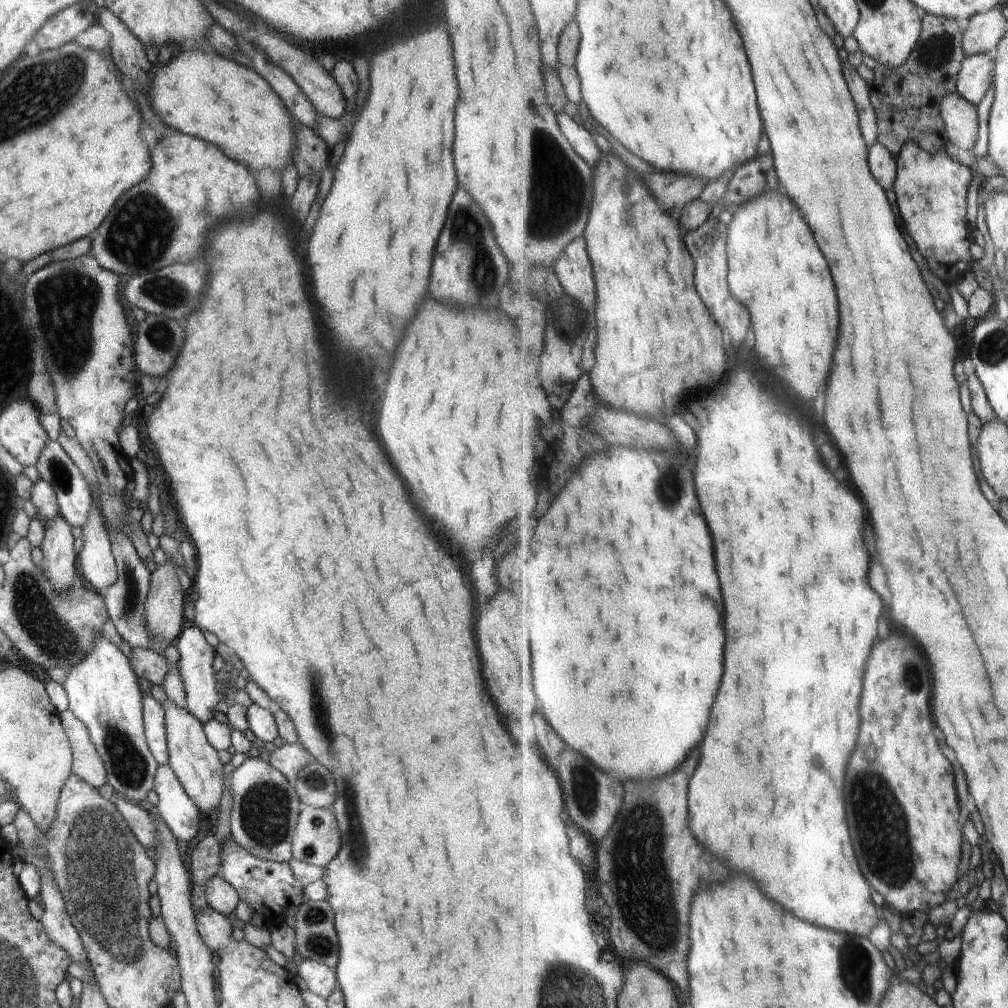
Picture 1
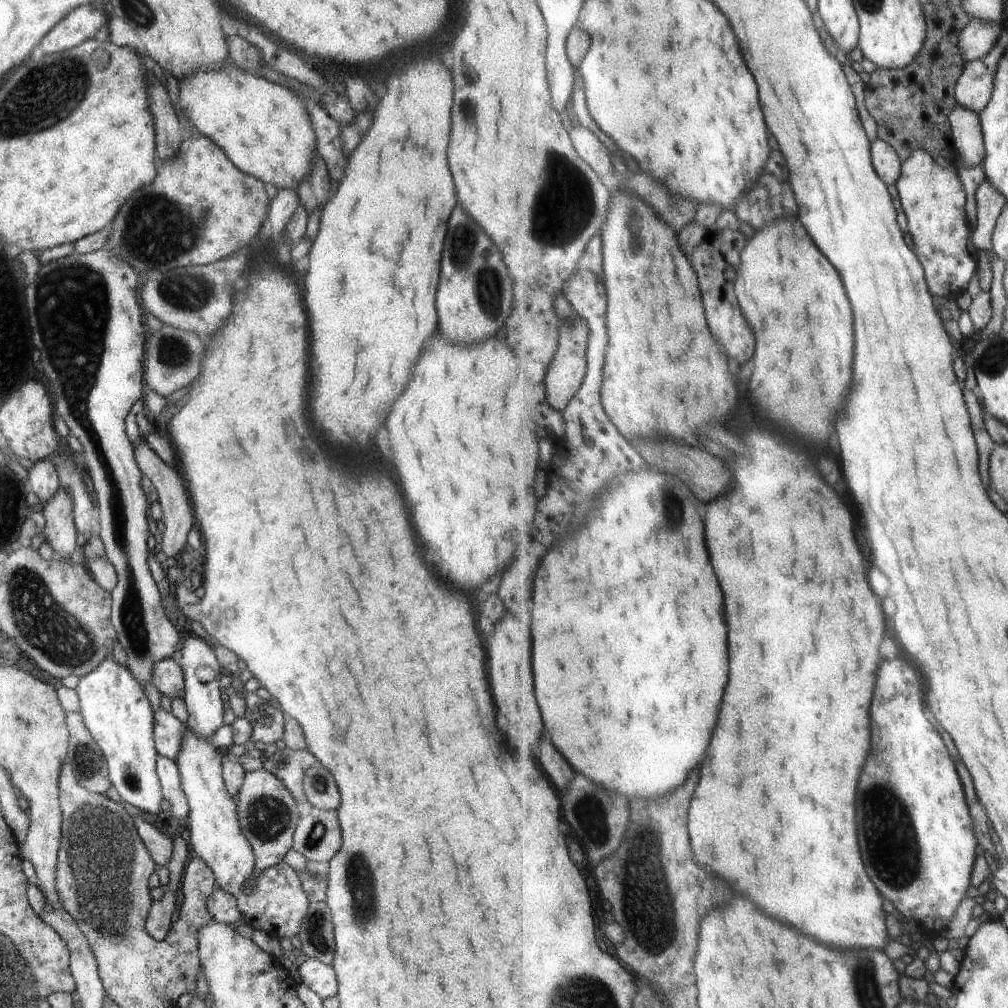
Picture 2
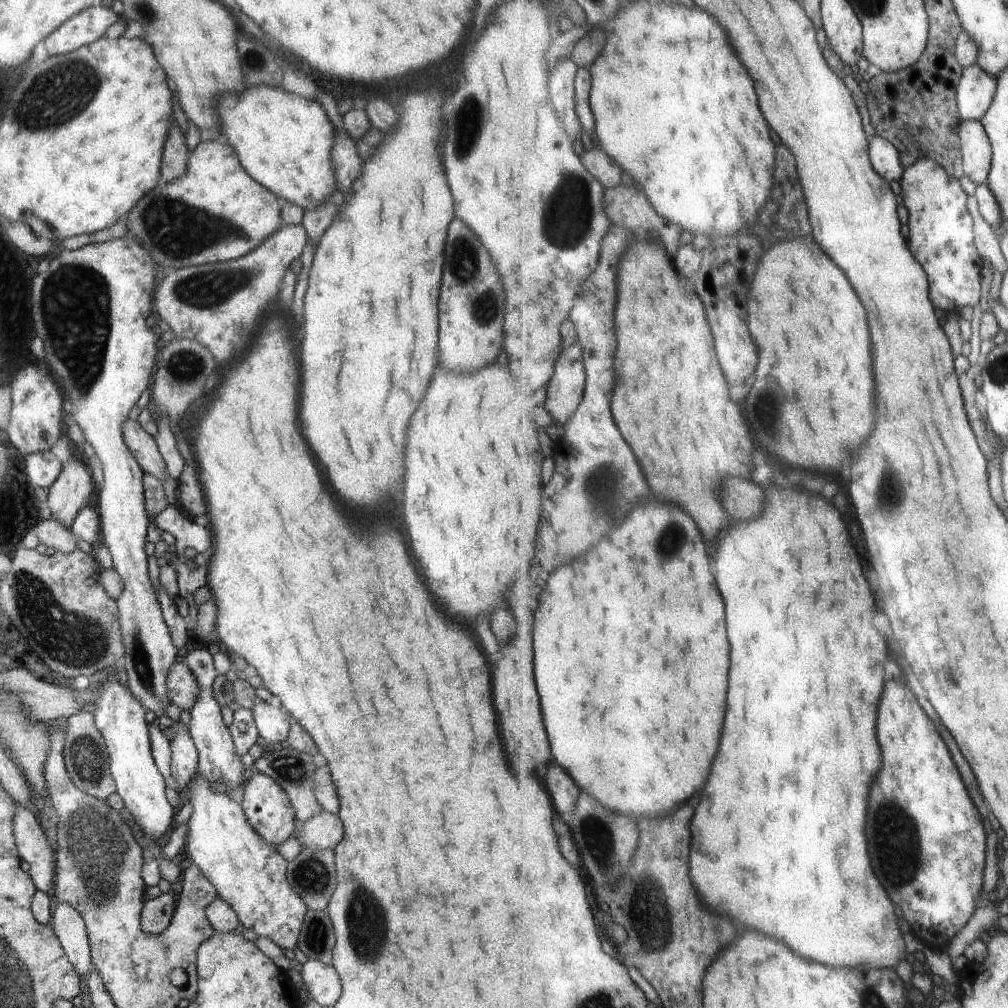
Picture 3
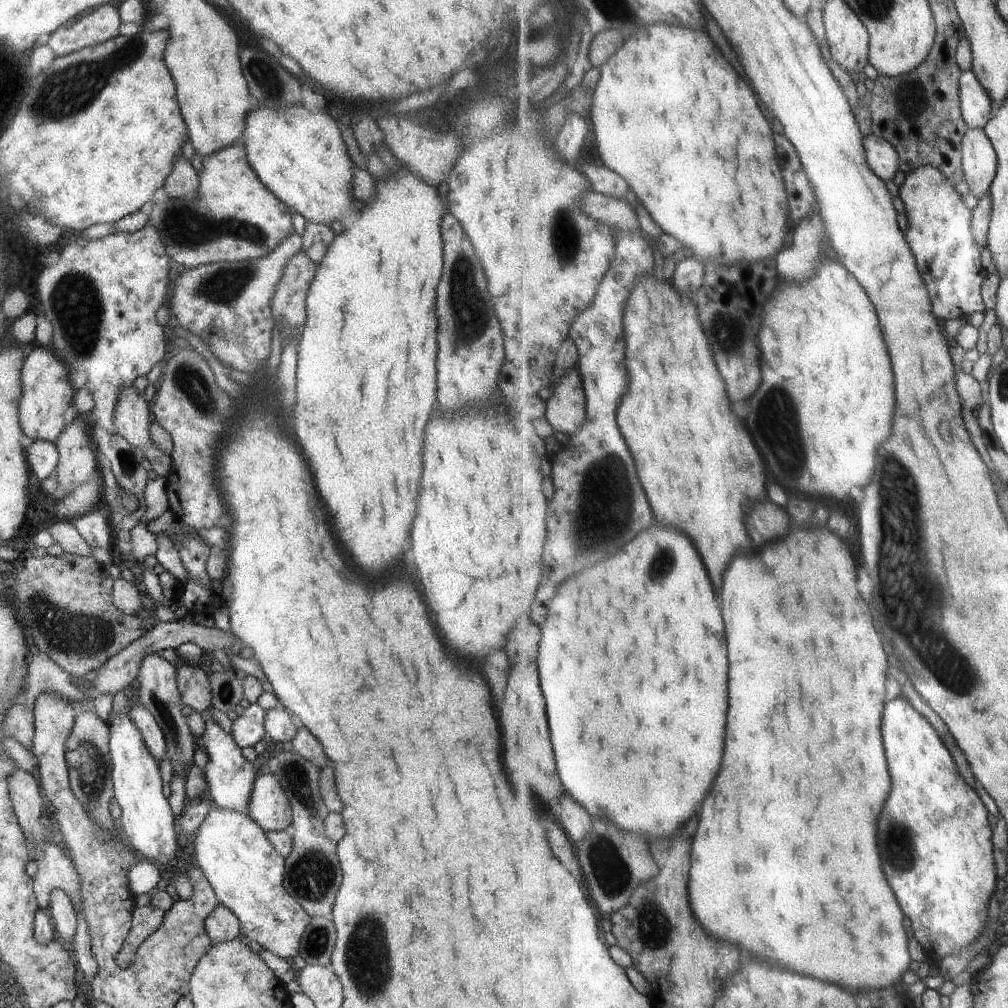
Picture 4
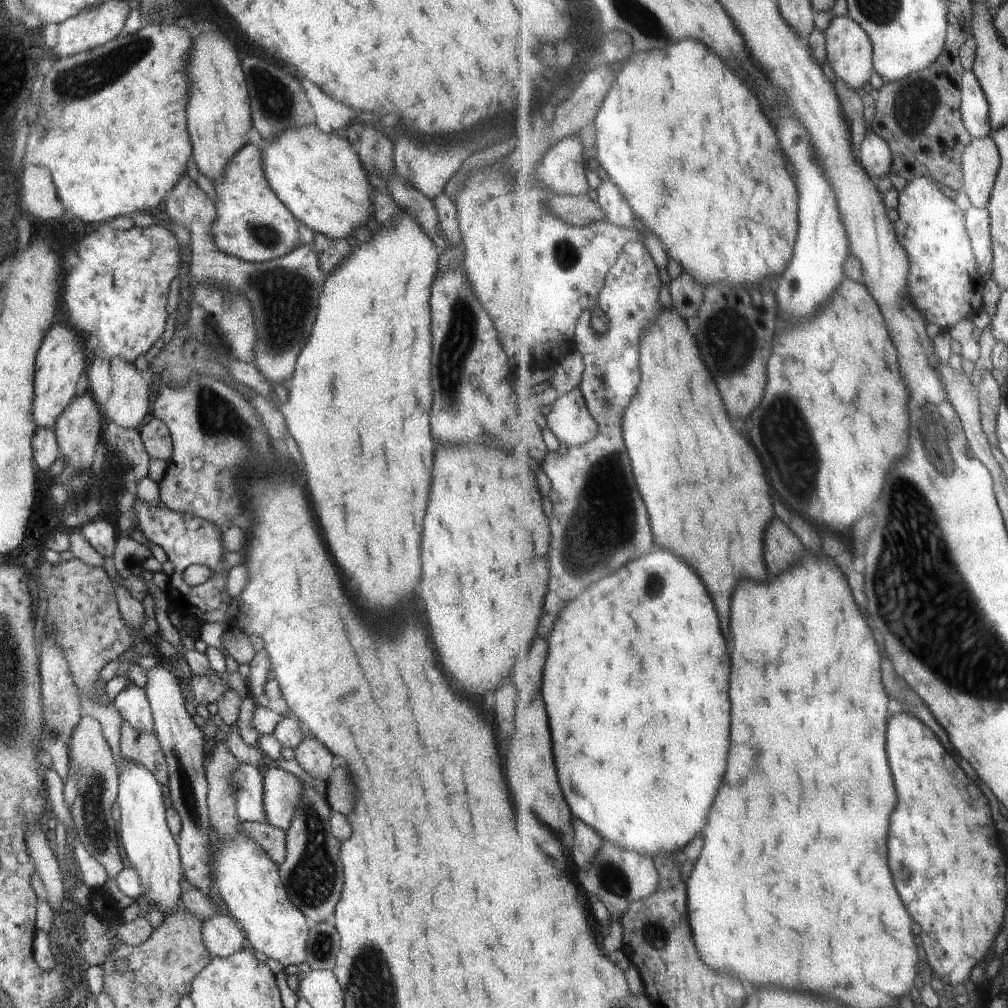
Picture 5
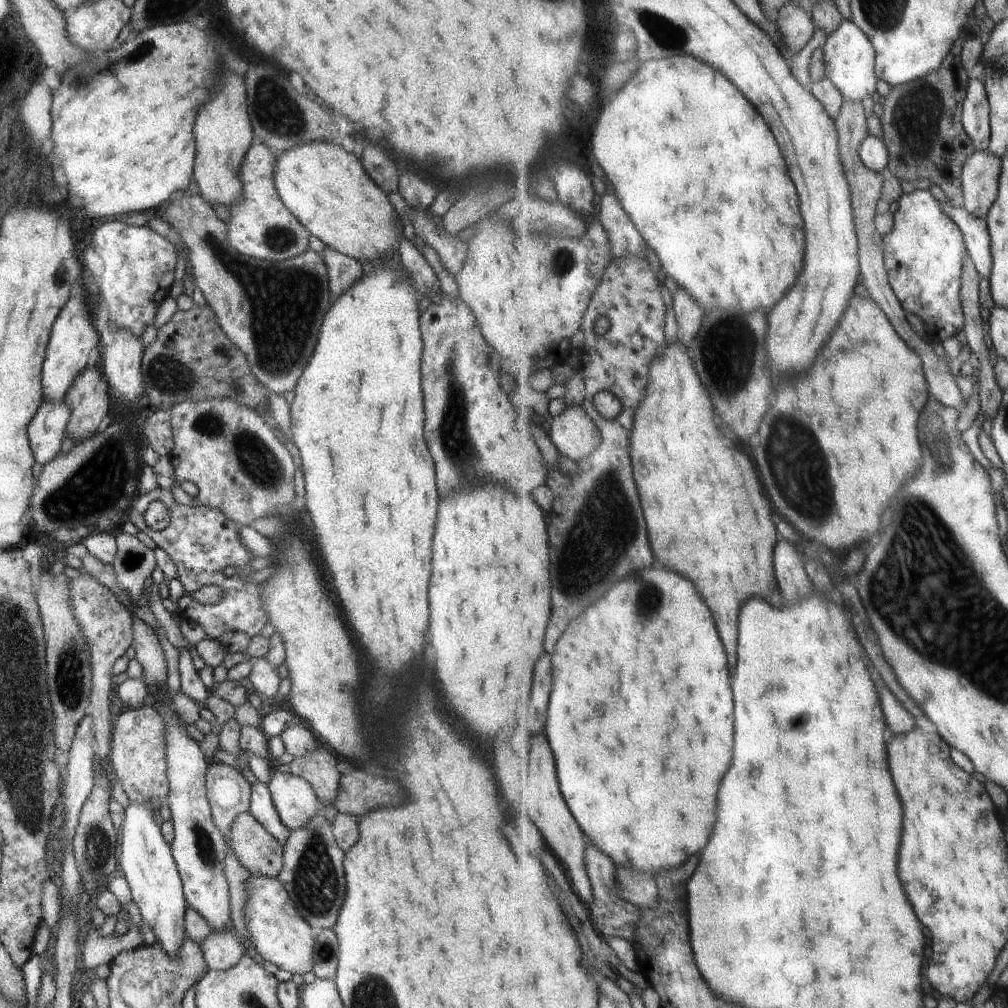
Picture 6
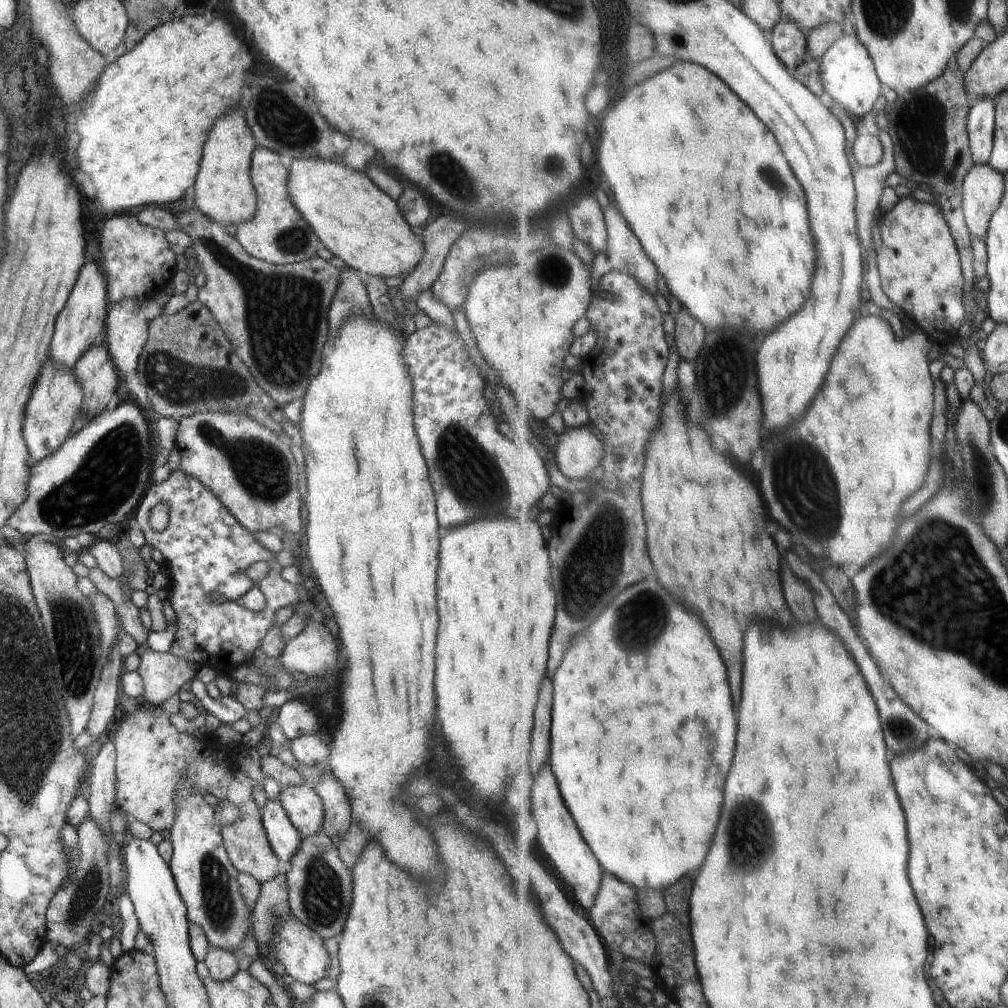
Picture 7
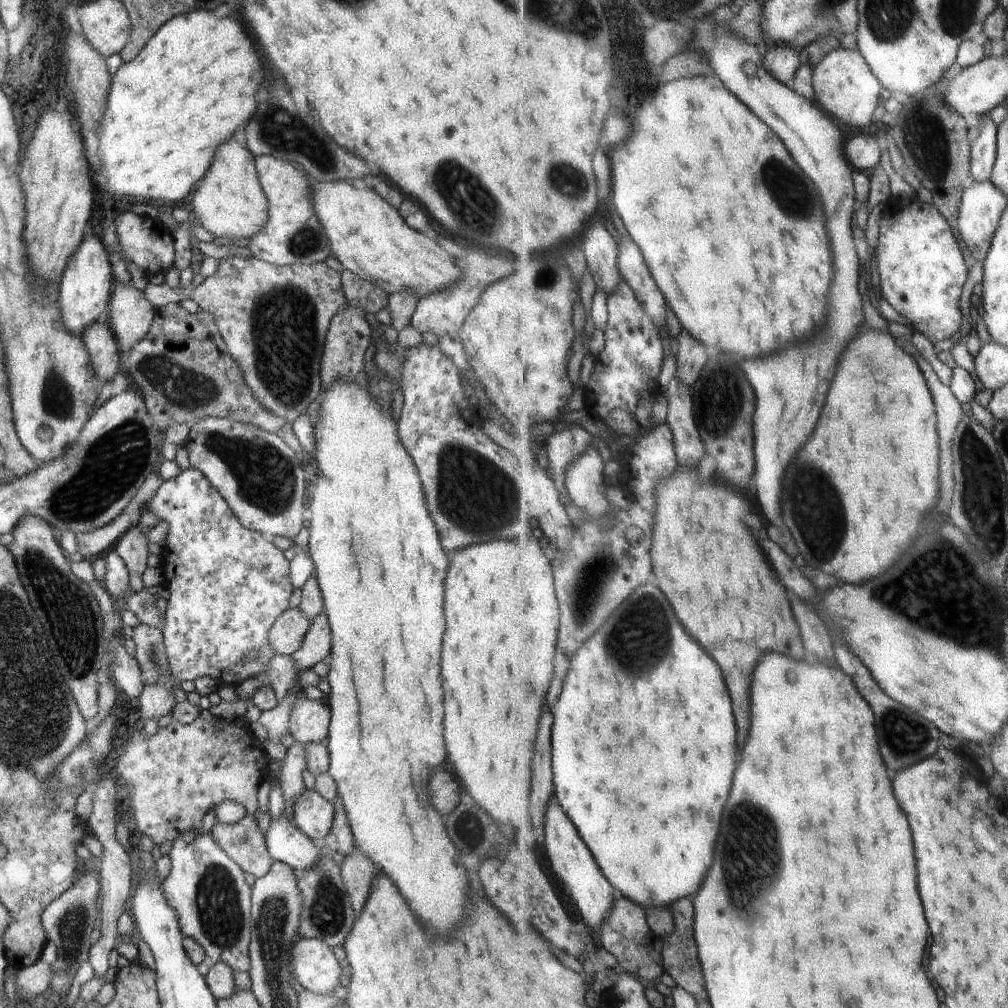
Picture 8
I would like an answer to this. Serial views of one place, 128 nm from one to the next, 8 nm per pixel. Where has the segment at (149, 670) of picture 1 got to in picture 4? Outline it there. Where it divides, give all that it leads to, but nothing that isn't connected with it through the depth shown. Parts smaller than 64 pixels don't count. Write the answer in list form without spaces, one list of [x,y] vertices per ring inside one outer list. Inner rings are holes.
[[[177,665],[177,685],[184,706],[204,714],[211,706],[211,682],[204,666]]]

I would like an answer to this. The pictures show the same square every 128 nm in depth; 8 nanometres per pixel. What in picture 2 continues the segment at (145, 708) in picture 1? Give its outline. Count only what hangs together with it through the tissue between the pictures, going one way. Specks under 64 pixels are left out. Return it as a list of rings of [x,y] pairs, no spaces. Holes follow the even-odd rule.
[[[162,707],[153,710],[153,740],[157,755],[176,760],[184,738],[184,723]]]

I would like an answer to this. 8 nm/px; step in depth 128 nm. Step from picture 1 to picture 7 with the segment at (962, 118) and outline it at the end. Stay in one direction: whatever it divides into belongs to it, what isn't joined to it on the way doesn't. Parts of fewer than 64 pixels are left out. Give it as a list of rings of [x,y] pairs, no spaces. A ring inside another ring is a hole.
[[[991,163],[976,165],[965,180],[965,215],[974,239],[988,240],[995,212],[1003,206],[1007,180]]]

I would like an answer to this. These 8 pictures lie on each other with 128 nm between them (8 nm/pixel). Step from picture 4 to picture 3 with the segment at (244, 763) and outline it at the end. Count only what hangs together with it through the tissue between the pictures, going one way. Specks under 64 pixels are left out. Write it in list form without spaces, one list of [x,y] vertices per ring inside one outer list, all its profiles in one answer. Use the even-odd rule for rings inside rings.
[[[192,648],[190,654],[184,658],[183,662],[188,665],[188,668],[196,677],[201,692],[194,706],[189,710],[191,720],[187,724],[189,734],[199,754],[199,772],[210,783],[222,782],[226,786],[225,793],[229,795],[240,786],[241,779],[246,780],[249,773],[243,767],[241,758],[233,745],[229,727],[223,721],[222,708],[212,694],[213,682],[216,676],[212,655],[204,648]]]

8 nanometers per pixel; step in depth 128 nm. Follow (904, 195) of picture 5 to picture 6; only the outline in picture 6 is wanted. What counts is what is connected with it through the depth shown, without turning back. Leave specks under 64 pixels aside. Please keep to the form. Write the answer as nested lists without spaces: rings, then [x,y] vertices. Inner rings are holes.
[[[916,189],[911,194],[904,194],[898,201],[900,207],[895,213],[894,230],[892,230],[889,235],[885,236],[885,261],[889,277],[898,298],[903,302],[904,308],[918,315],[928,324],[928,328],[930,328],[928,336],[932,341],[936,340],[942,342],[950,337],[955,337],[962,329],[965,329],[967,324],[965,305],[963,302],[963,280],[964,272],[966,272],[966,260],[968,260],[968,256],[971,255],[968,251],[968,246],[966,245],[964,232],[960,229],[958,223],[943,209],[943,204],[938,200],[937,196],[931,191],[931,189]]]

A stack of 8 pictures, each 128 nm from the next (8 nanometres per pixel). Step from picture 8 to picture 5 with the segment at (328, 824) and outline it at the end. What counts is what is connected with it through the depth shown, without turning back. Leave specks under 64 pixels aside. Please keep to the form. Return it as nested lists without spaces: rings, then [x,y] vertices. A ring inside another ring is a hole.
[[[272,762],[262,769],[262,775],[268,824],[286,832],[291,828],[296,809],[302,802],[305,786],[298,777]]]

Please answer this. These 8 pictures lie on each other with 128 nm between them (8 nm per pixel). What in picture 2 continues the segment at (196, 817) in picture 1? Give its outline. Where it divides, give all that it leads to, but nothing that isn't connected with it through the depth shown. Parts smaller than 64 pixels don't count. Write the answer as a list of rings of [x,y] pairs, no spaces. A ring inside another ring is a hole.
[[[158,755],[158,758],[156,758],[156,773],[161,786],[162,798],[168,800],[172,817],[176,818],[183,828],[190,808],[175,762]]]

